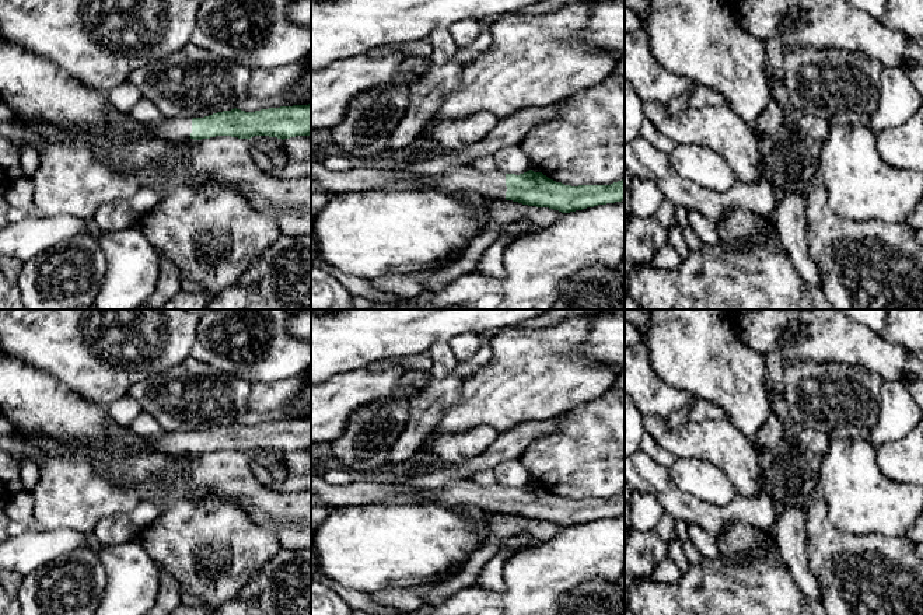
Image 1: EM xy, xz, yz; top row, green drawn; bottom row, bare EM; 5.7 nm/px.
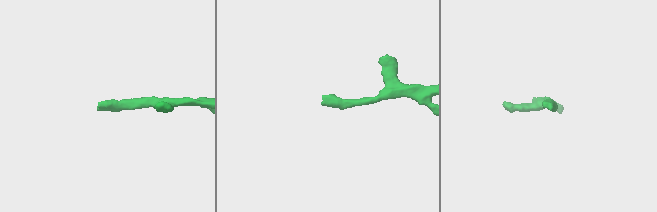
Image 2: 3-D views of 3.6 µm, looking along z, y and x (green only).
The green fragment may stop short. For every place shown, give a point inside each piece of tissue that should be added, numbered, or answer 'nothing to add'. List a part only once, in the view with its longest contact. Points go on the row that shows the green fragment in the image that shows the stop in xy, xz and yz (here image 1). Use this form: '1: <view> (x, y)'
1: xz (492, 185)

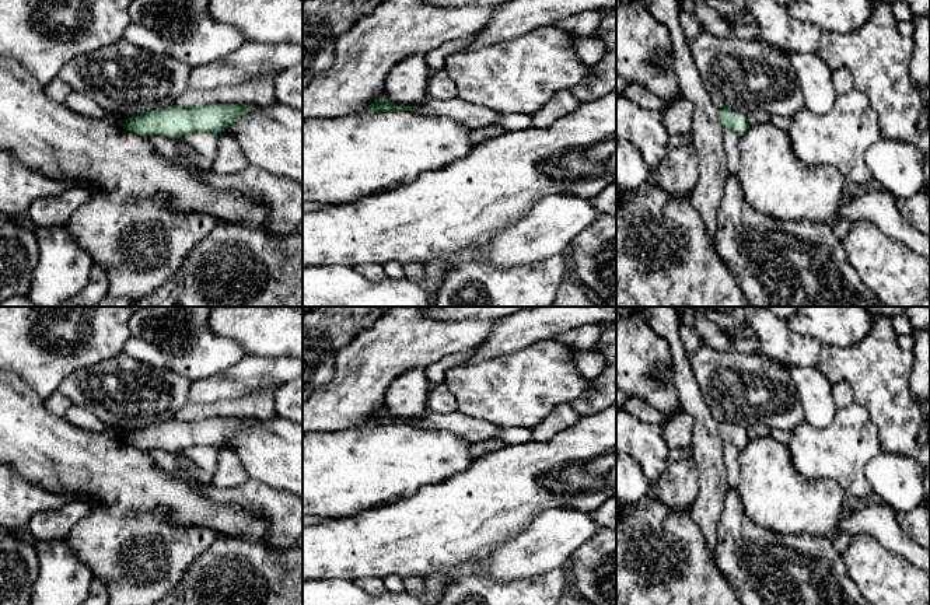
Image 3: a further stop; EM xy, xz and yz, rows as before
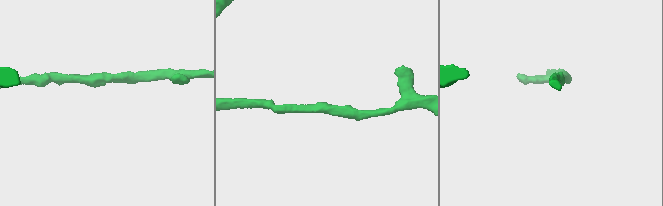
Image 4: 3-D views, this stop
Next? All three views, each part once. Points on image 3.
nothing to add

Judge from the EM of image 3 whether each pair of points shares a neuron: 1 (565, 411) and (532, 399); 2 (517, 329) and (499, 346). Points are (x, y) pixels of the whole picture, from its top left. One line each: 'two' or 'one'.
1: two
2: one

